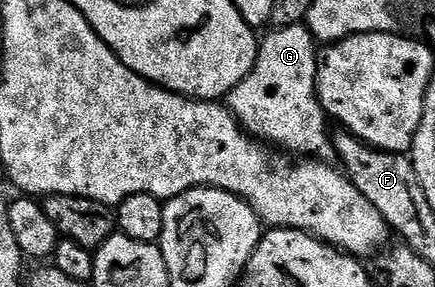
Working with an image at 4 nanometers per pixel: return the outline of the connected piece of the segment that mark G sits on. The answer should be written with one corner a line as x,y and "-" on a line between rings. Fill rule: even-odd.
305,24
278,26
270,29
269,32
266,38
260,39
257,59
251,72
227,95
229,111
237,117
241,129
270,147
280,148
290,155
297,154
293,156
308,156
313,160
332,159
334,152
331,129
329,130
330,123
327,121
325,111
321,108
321,101
317,99
319,43

